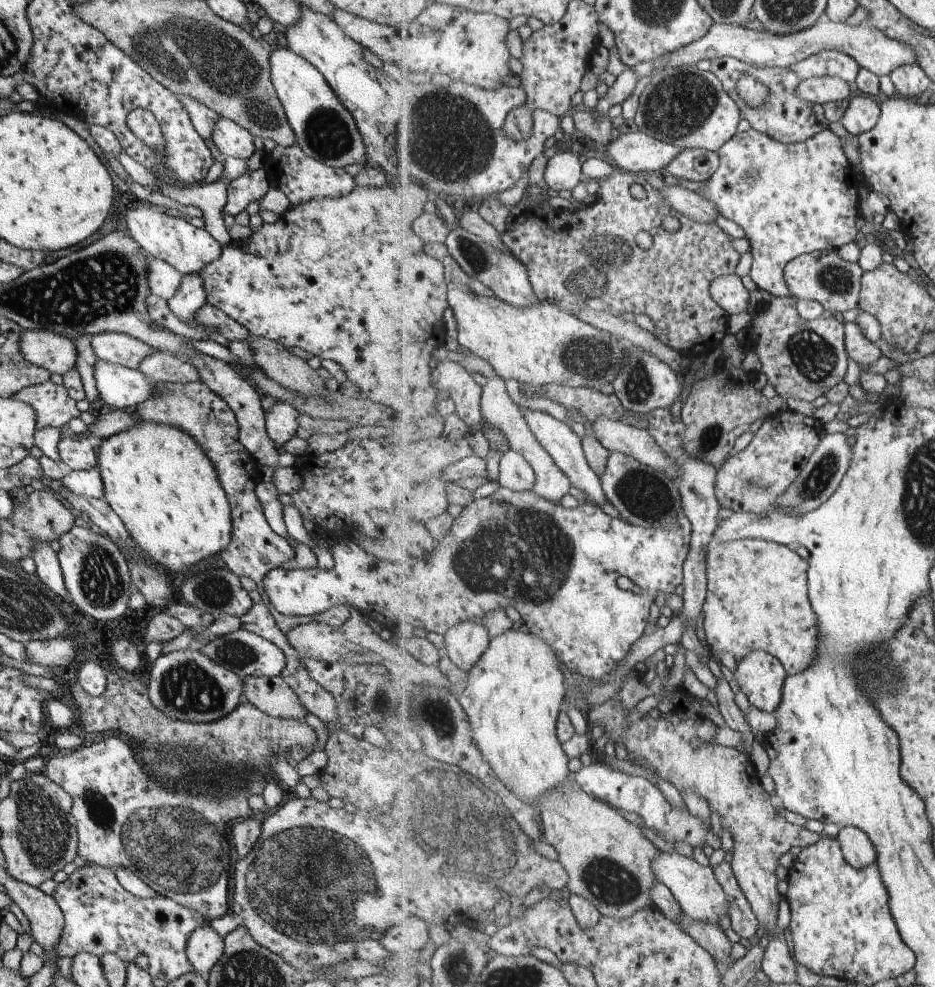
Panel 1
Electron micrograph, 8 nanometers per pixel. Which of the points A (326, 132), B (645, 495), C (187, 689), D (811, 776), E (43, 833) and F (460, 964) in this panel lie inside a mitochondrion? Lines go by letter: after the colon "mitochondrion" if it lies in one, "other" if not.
A: mitochondrion
B: mitochondrion
C: mitochondrion
D: mitochondrion
E: mitochondrion
F: mitochondrion

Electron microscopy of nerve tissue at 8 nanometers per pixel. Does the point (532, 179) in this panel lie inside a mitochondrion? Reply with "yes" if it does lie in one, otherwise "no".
no

